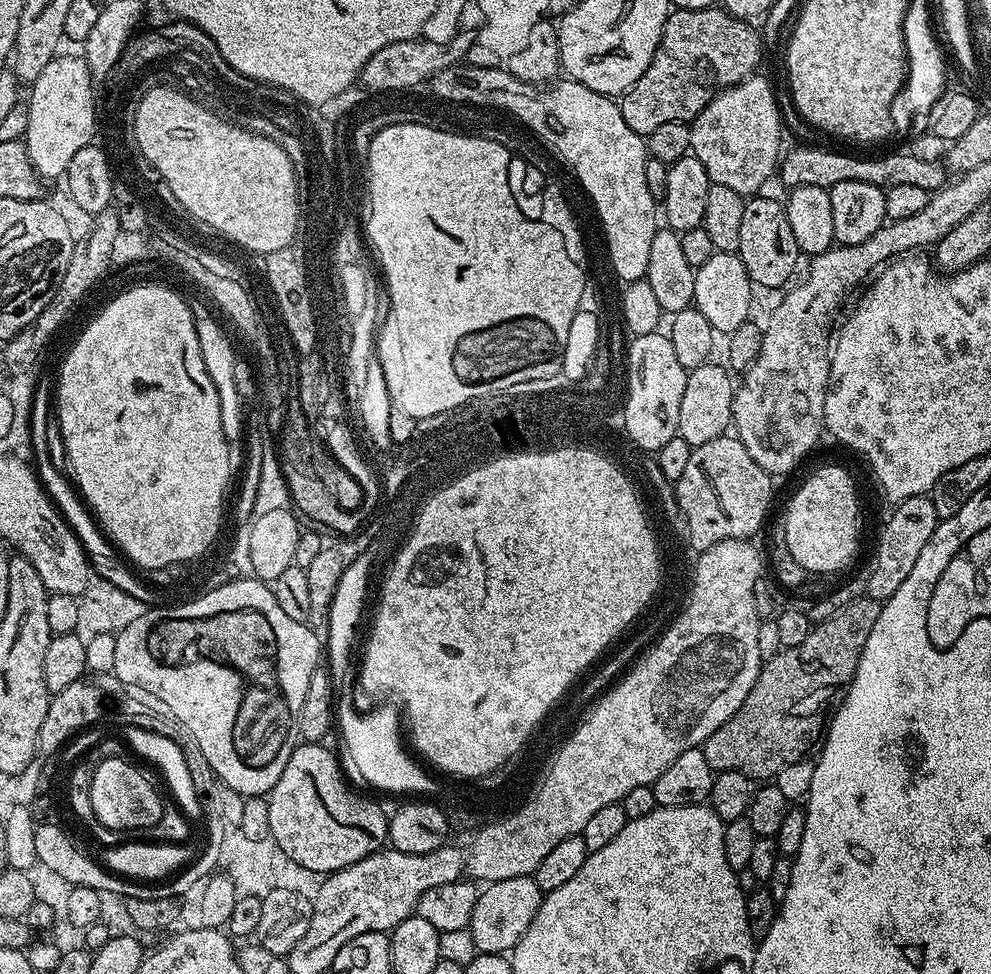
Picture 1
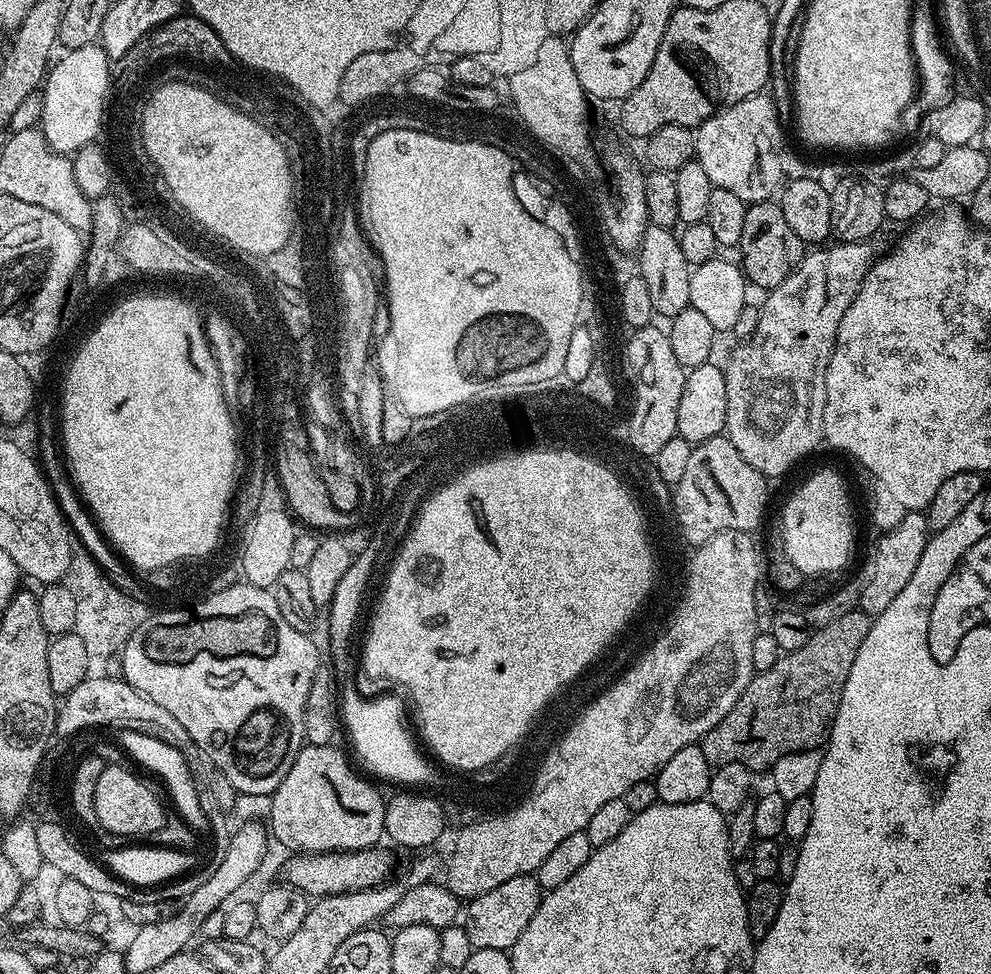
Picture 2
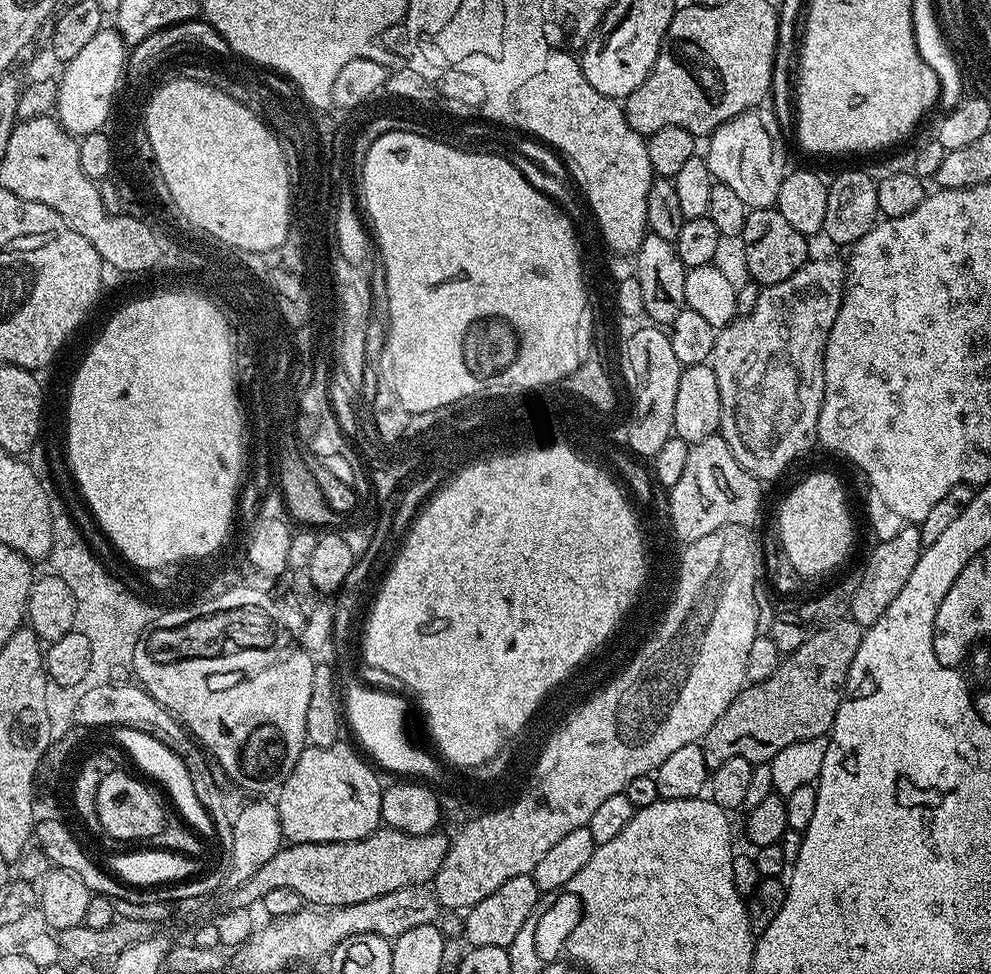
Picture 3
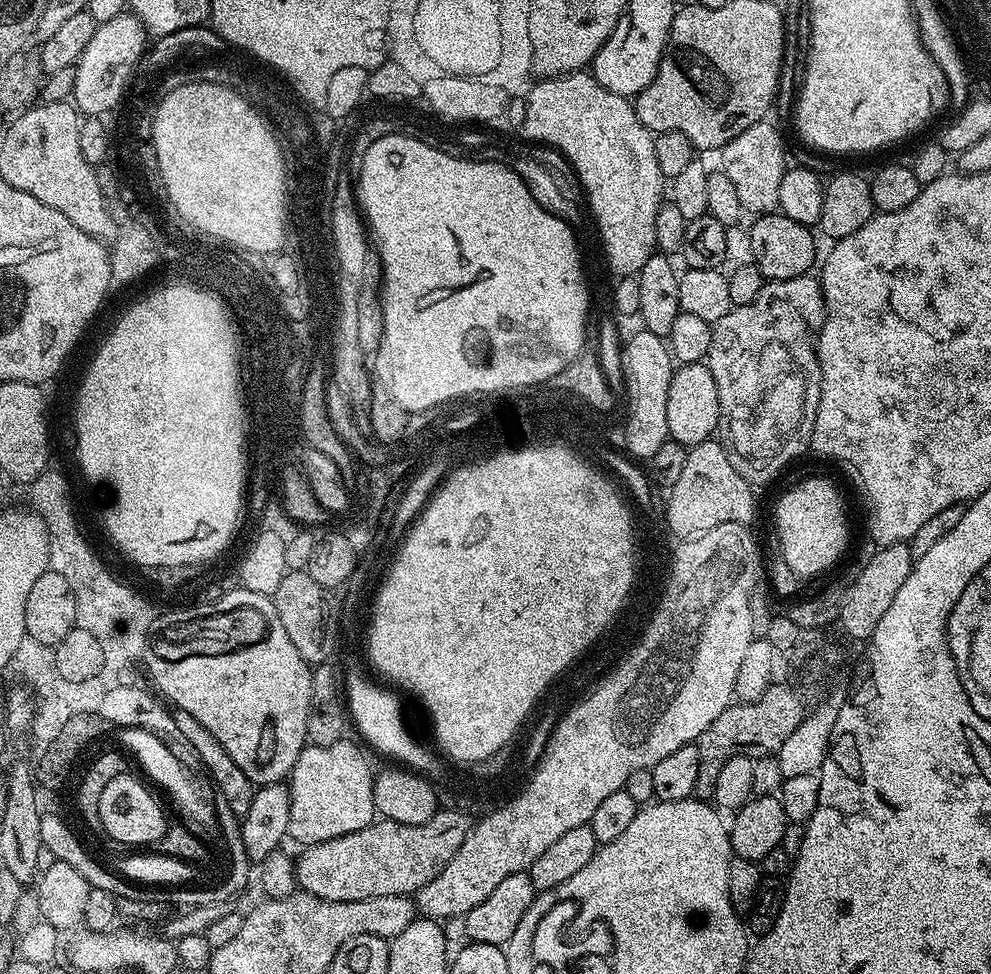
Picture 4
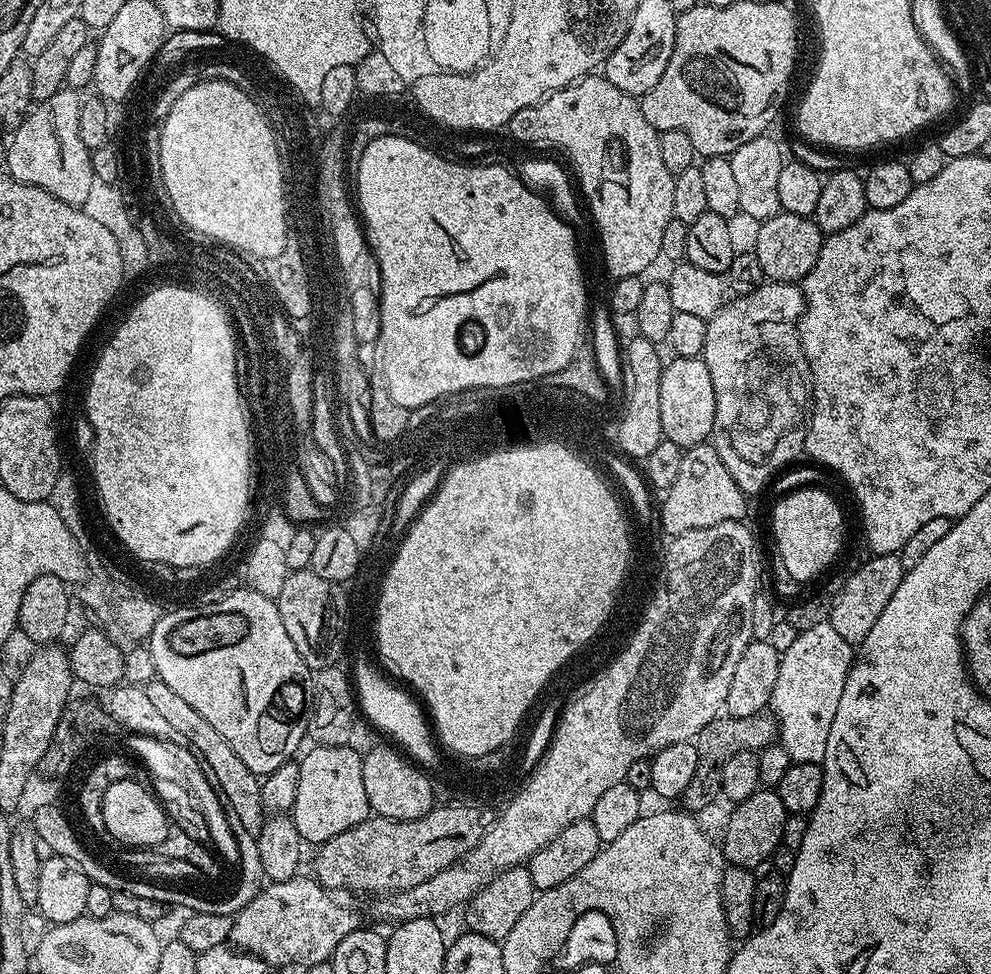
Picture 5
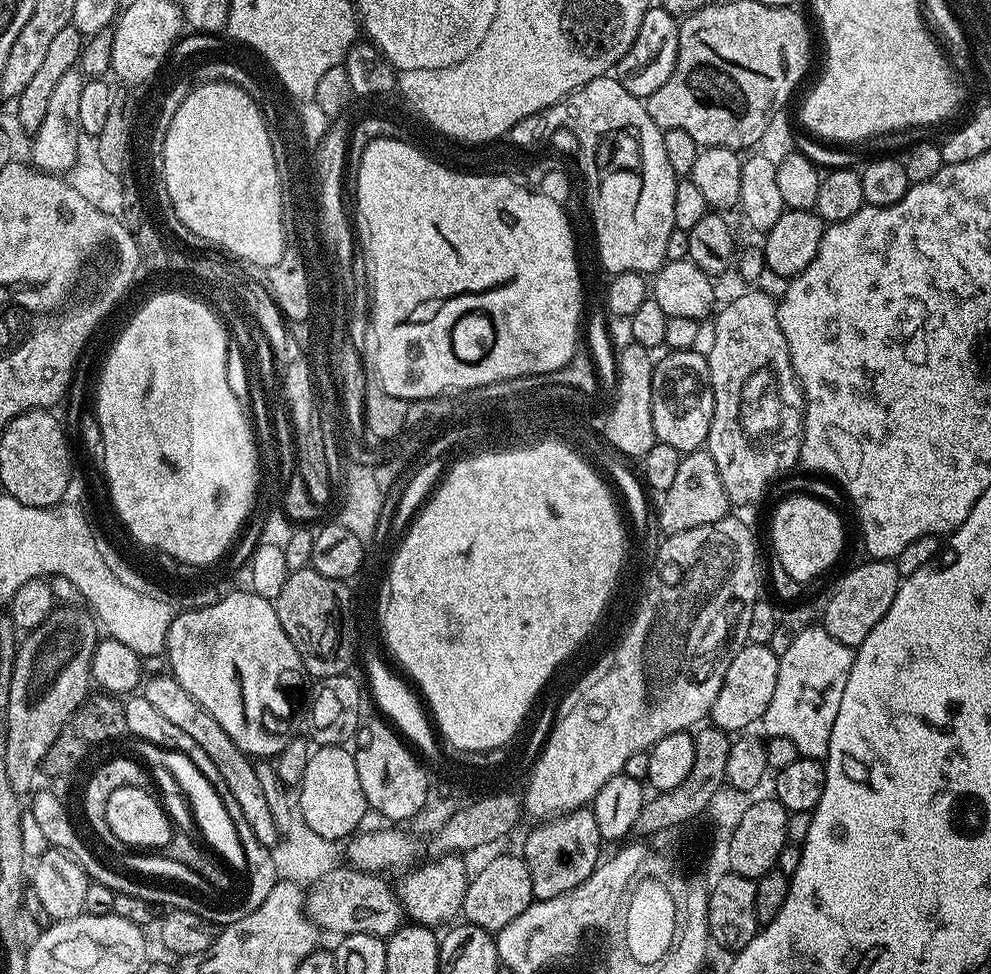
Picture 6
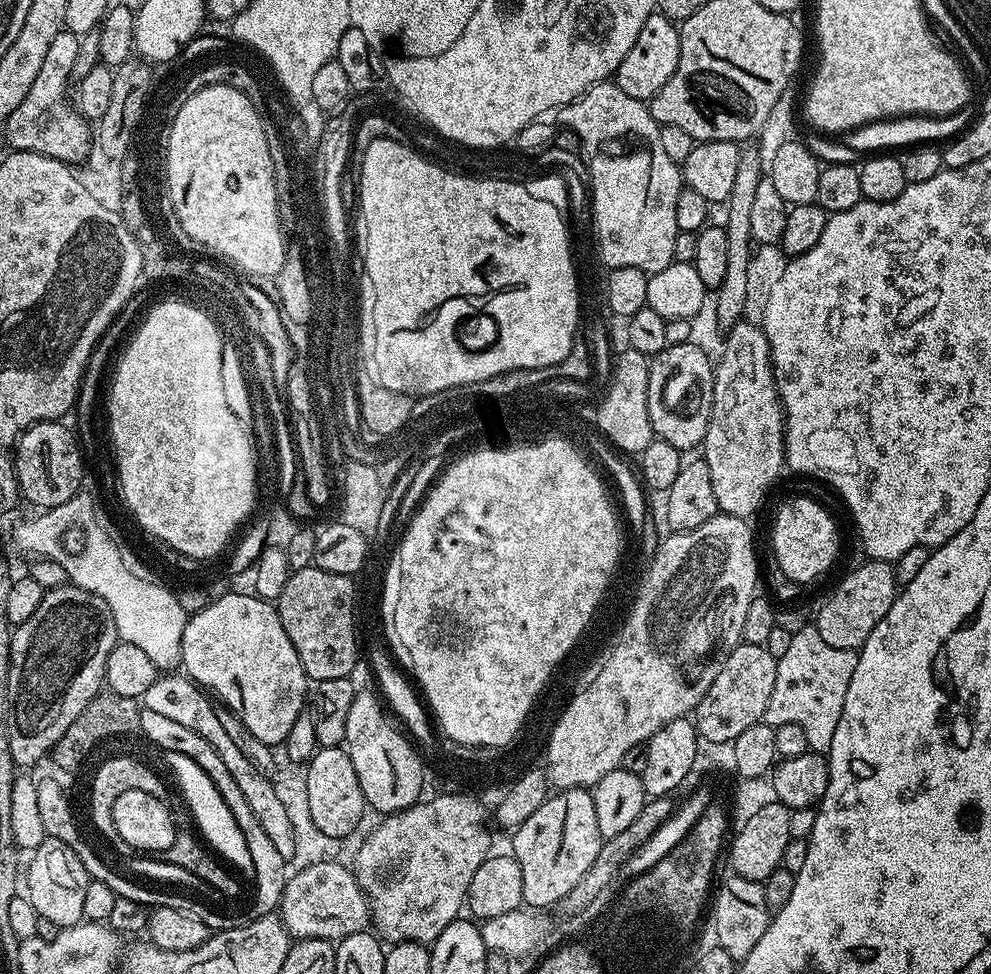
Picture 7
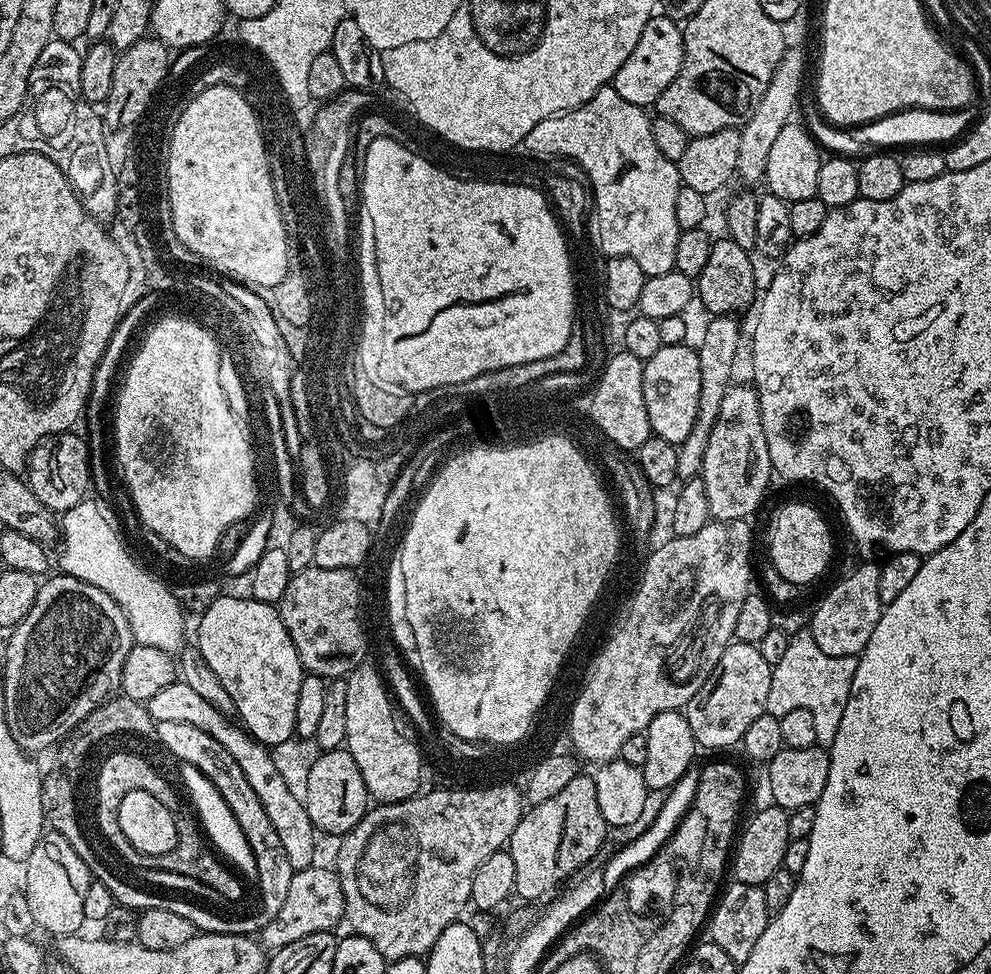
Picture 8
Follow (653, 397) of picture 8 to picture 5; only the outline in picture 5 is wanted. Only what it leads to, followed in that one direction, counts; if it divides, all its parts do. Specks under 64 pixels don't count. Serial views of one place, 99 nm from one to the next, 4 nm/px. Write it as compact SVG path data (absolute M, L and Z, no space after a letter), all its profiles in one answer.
M672 358L664 364L662 386L660 387L660 405L662 413L662 430L664 439L674 442L685 450L705 443L713 435L712 427L716 421L716 399L714 382L710 382L710 370L700 358Z

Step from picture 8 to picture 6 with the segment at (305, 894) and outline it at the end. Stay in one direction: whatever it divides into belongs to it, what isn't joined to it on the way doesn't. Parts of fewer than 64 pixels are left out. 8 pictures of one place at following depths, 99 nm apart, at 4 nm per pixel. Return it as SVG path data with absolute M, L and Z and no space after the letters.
M338 866L330 874L317 880L306 892L306 911L313 924L325 933L333 932L336 938L343 938L350 934L370 934L387 938L397 932L405 923L404 908L400 905L400 897L390 885L384 881L385 877L370 872L359 872L351 866Z

